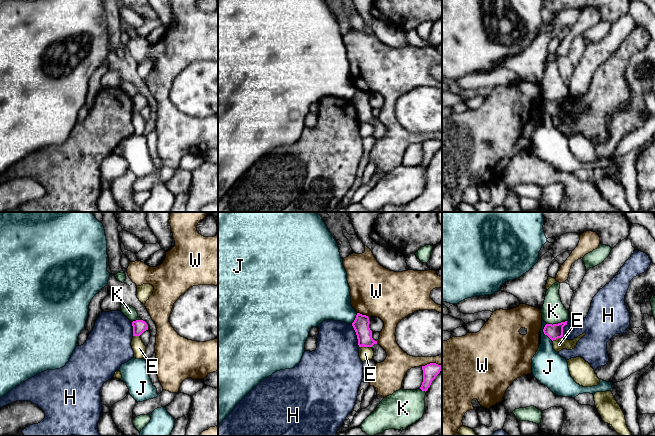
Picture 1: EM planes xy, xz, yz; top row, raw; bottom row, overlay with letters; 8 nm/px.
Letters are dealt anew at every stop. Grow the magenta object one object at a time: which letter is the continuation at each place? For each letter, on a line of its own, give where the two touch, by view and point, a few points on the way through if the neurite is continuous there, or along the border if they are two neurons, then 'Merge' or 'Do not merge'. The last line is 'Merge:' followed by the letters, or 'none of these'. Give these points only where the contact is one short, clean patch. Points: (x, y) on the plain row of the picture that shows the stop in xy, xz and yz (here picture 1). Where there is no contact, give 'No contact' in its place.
E: Touches magenta at xz (364, 122). Do not merge
H: Touches magenta at xz (357, 112). Boundary: xz (351, 101), (359, 122). Do not merge
J: Touches magenta at yz (543, 107). Boundary: yz (546, 99), (543, 108), (552, 117). Do not merge
K: Touches magenta at yz (556, 100). Do not merge
W: Touches magenta at xz (363, 91). Do not merge
Merge: none of these

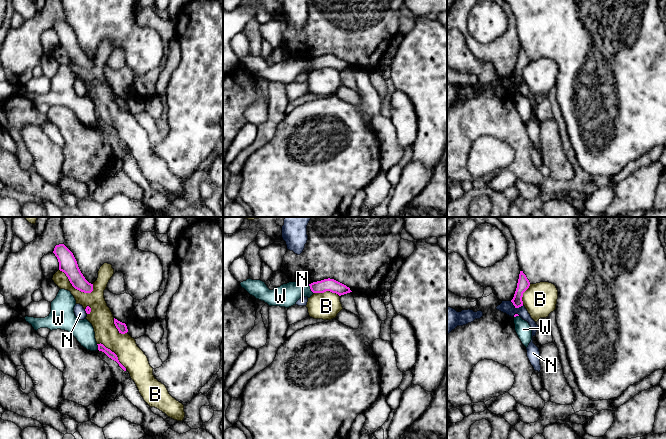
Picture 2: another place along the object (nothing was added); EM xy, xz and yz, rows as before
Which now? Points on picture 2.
B: Touches magenta at xy (74, 63). Do not merge
N: Touches magenta at yz (517, 83). Boundary: yz (510, 77), (516, 83), (523, 81). Do not merge
W: Touches magenta at xz (310, 64). Do not merge
Merge: none of these

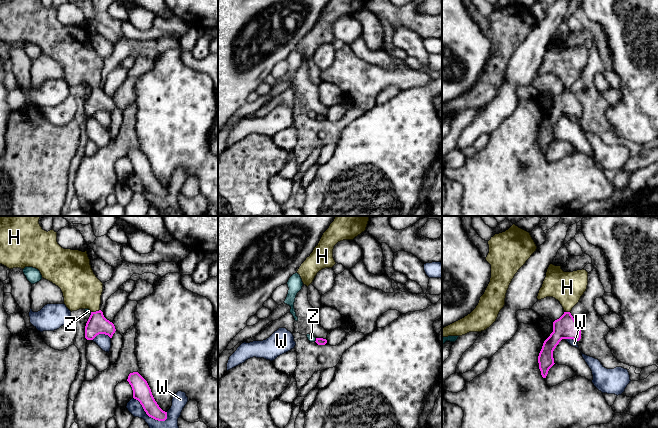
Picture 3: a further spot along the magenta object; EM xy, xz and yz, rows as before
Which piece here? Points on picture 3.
H: Touches magenta at xy (96, 87). Path across: xy (97, 100), (96, 87), (91, 75), (81, 65). Merge
W: Touches magenta at xy (148, 191). Do not merge
Z: Touches magenta at xz (316, 116). Do not merge
Merge: H

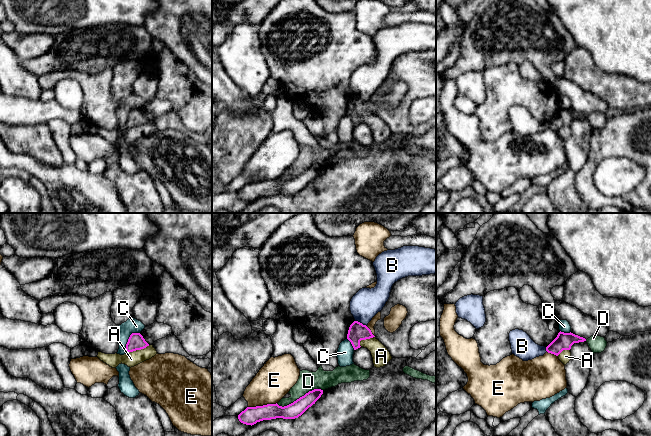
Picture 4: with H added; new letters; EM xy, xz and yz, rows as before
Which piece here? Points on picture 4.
A: Touches magenta at xy (138, 125). Boundary: xy (149, 121), (127, 128). Do not merge
B: Touches magenta at xz (361, 99). Boundary: xz (355, 96), (366, 102). Do not merge
C: Touches magenta at xy (128, 115). Boundary: xy (139, 108), (133, 108), (130, 111), (126, 120), (126, 128). Do not merge
D: Touches magenta at xz (300, 173). Do not merge
E: Touches magenta at xz (263, 181). Do not merge
Merge: none of these

